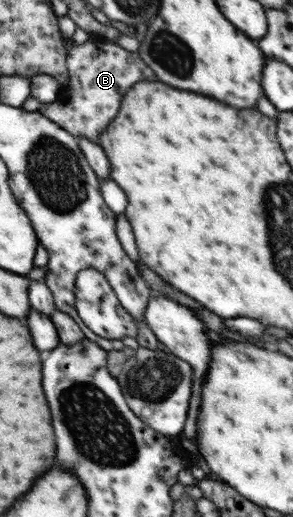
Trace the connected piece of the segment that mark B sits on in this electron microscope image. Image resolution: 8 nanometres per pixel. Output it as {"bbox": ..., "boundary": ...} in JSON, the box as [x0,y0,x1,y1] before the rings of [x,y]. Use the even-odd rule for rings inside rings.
{"bbox":[39,41,157,143],"boundary":[[[85,41],[83,44],[69,43],[68,52],[69,82],[62,95],[52,103],[44,103],[39,110],[53,122],[73,134],[77,140],[86,138],[99,143],[100,134],[118,115],[123,96],[137,83],[157,81],[155,72],[137,52],[123,49],[117,42]]]}

